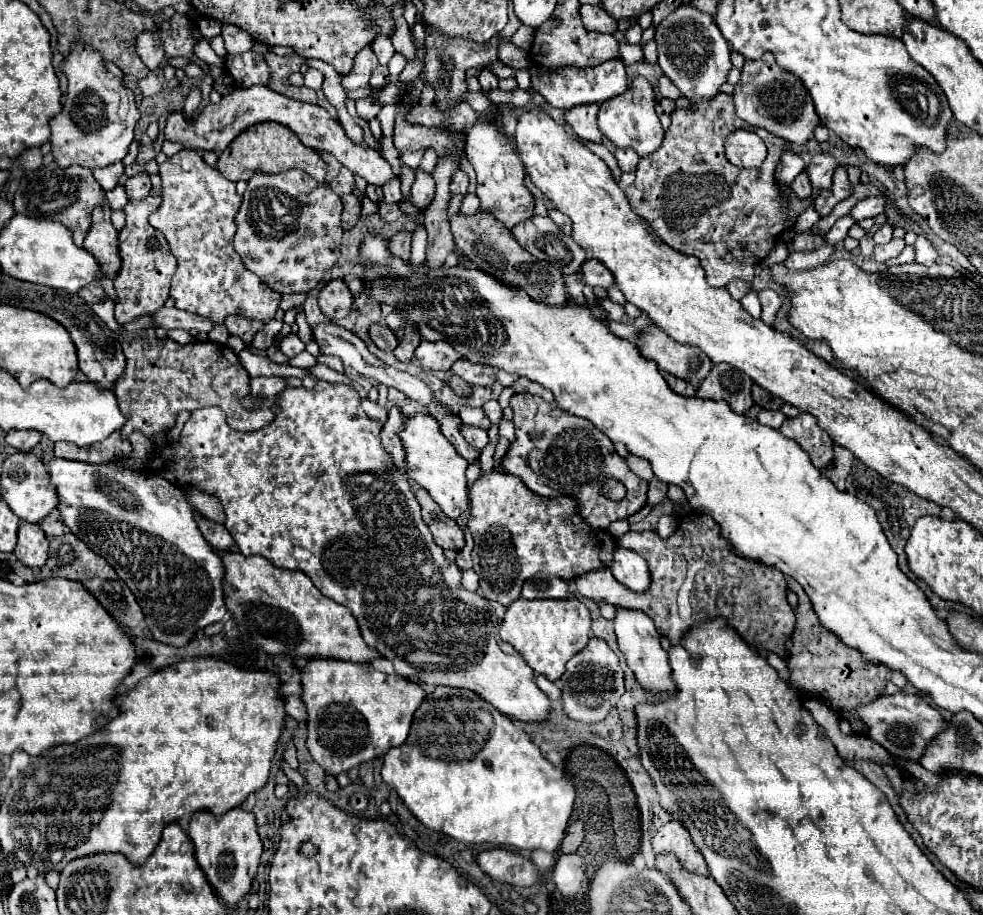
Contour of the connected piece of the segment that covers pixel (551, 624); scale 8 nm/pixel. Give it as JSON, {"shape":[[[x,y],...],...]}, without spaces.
{"shape":[[[519,598],[513,602],[501,624],[501,638],[509,642],[525,662],[537,672],[545,674],[551,682],[561,678],[565,672],[565,664],[583,646],[589,642],[591,632],[591,612],[589,608],[577,598],[563,598],[563,600],[523,600]]]}

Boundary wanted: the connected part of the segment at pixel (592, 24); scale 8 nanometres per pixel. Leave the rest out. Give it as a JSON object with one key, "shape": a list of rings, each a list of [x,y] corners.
{"shape":[[[583,4],[579,8],[583,26],[587,30],[595,30],[595,32],[607,32],[613,34],[617,30],[617,22],[613,18],[609,18],[609,14],[605,14],[605,10],[601,6],[591,6],[591,4]]]}

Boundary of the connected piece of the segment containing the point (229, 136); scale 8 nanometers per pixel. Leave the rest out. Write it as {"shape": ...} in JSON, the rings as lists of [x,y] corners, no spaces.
{"shape":[[[251,86],[251,88],[233,88],[231,94],[223,96],[219,104],[207,104],[195,118],[185,118],[181,112],[171,112],[167,116],[167,124],[165,124],[165,138],[171,142],[179,142],[183,144],[183,148],[189,150],[211,150],[221,154],[229,142],[239,136],[245,128],[257,124],[257,122],[279,122],[283,126],[287,126],[289,130],[293,130],[299,140],[321,152],[333,152],[333,156],[345,166],[349,168],[353,174],[363,176],[369,184],[375,186],[383,186],[389,180],[395,178],[391,164],[383,158],[383,154],[379,150],[373,150],[369,146],[363,144],[355,144],[343,130],[343,126],[333,120],[329,116],[329,112],[325,108],[321,108],[319,104],[307,104],[307,102],[299,102],[293,98],[287,98],[279,92],[273,92],[267,86]]]}

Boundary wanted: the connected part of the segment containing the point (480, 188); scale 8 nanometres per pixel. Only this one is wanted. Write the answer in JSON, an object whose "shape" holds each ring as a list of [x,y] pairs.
{"shape":[[[479,116],[479,122],[467,134],[465,156],[477,172],[477,192],[475,194],[481,200],[481,210],[493,212],[495,218],[501,220],[507,228],[513,228],[515,224],[533,216],[533,198],[531,198],[529,190],[523,186],[523,178],[525,178],[523,162],[513,152],[511,142],[503,136],[503,132],[499,132],[495,122]]]}

